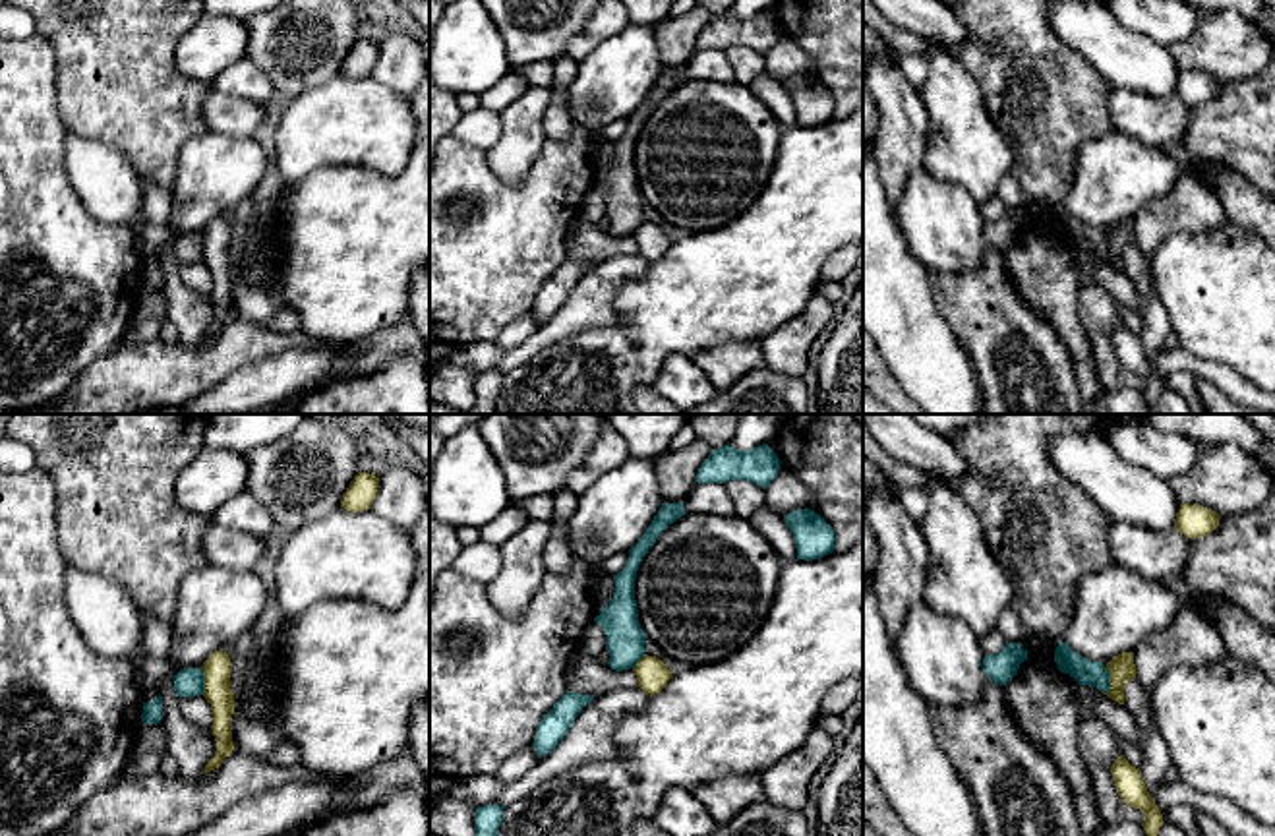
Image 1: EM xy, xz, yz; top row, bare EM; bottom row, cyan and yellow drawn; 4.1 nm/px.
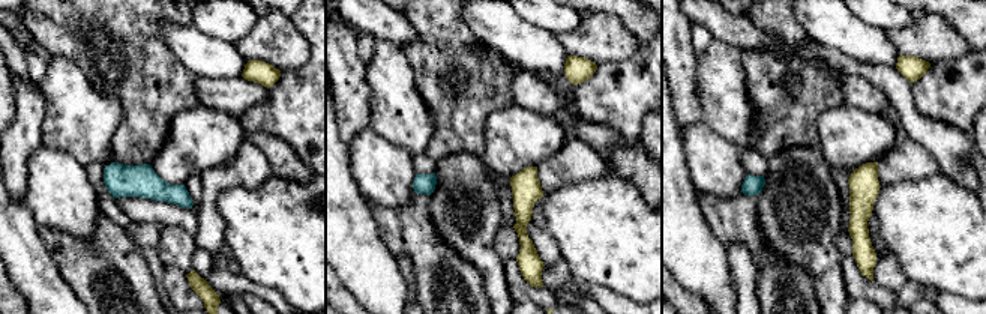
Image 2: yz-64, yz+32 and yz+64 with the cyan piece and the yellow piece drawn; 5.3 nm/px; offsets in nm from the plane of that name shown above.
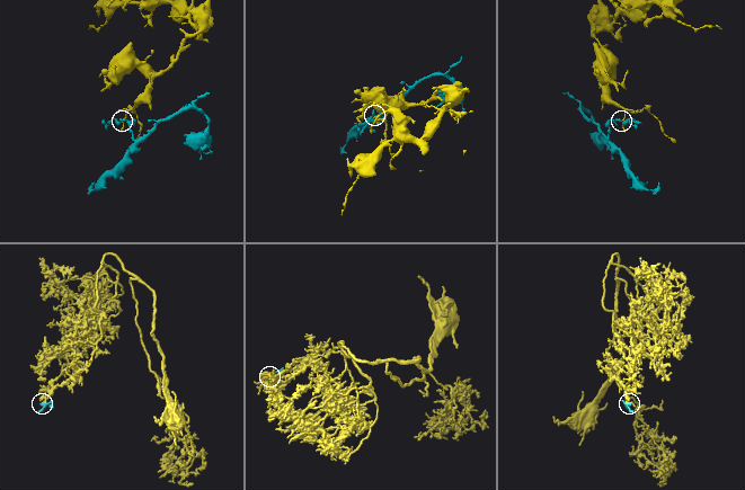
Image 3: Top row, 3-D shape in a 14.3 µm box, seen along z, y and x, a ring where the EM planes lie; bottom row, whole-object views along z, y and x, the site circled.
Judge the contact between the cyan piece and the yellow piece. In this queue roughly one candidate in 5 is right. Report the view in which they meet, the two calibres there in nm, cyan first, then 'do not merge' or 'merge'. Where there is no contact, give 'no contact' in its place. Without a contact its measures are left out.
yz | 110/110 nm | do not merge

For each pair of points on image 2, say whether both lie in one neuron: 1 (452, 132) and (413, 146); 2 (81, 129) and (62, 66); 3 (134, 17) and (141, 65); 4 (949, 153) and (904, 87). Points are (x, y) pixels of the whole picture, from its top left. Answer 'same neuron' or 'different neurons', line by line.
1: different neurons
2: same neuron
3: same neuron
4: same neuron

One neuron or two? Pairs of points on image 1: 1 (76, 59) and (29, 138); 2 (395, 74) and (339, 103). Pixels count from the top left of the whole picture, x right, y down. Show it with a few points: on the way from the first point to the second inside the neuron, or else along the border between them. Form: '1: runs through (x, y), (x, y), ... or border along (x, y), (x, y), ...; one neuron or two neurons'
1: border along (53, 49), (55, 105), (59, 120), (68, 132); two neurons
2: border along (370, 76), (407, 99); two neurons

